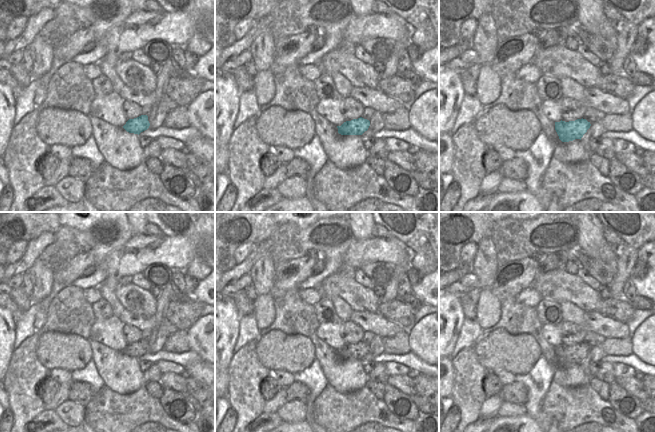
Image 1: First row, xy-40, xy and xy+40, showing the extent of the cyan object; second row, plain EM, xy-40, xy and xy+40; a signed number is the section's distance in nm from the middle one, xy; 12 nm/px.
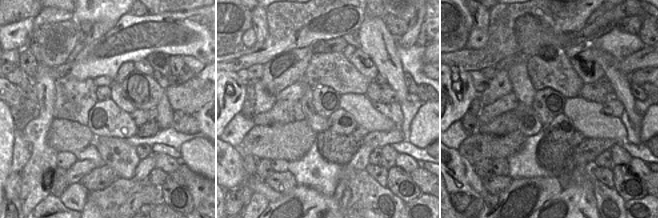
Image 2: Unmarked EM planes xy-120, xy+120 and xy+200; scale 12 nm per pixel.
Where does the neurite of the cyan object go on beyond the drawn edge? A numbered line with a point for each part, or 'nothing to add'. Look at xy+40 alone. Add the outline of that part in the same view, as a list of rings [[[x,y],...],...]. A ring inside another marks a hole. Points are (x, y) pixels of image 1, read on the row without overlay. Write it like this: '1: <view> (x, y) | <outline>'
nothing to add

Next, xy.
nothing to add

